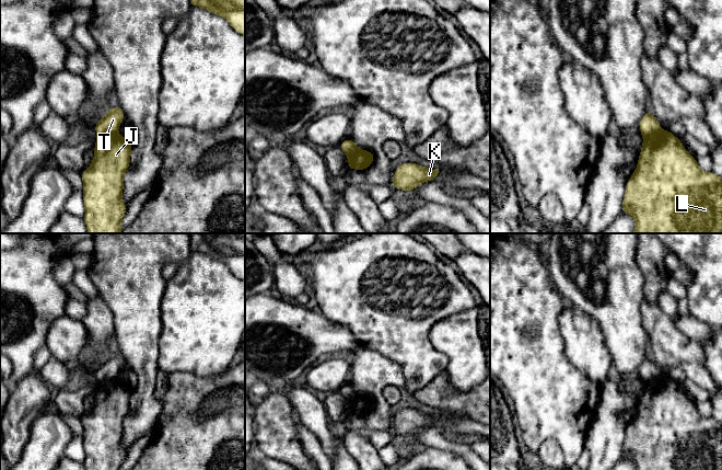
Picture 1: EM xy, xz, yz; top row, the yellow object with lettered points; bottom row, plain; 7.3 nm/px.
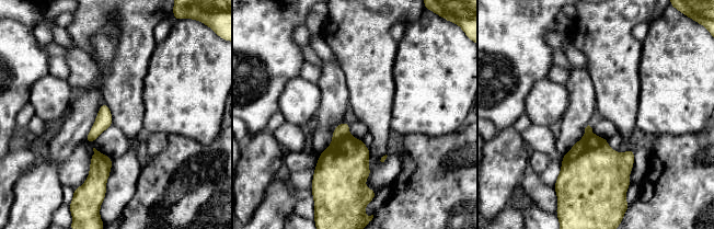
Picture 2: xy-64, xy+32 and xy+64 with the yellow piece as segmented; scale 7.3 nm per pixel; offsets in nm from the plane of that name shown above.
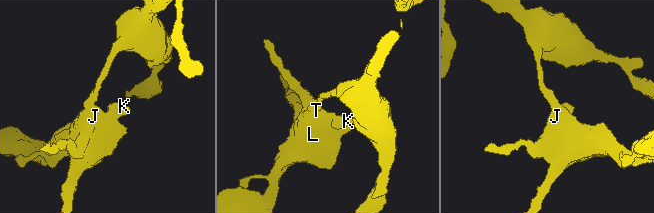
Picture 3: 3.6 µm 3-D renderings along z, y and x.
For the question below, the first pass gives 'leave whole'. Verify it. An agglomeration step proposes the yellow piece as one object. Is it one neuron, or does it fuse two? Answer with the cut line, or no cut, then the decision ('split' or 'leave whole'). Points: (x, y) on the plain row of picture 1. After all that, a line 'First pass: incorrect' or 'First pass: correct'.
xy (115, 376), (97, 382) | split
First pass: incorrect

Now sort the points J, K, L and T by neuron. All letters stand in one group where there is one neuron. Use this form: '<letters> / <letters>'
J K L / T

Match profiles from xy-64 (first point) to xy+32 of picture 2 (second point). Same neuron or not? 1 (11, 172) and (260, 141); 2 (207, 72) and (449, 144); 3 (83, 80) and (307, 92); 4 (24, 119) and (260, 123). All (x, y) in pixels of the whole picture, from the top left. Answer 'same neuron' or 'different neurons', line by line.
1: same neuron
2: different neurons
3: different neurons
4: different neurons

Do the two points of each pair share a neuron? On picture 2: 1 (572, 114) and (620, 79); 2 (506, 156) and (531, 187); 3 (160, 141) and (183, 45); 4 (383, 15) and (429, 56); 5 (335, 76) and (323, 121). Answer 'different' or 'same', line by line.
1: different
2: different
3: different
4: different
5: same

